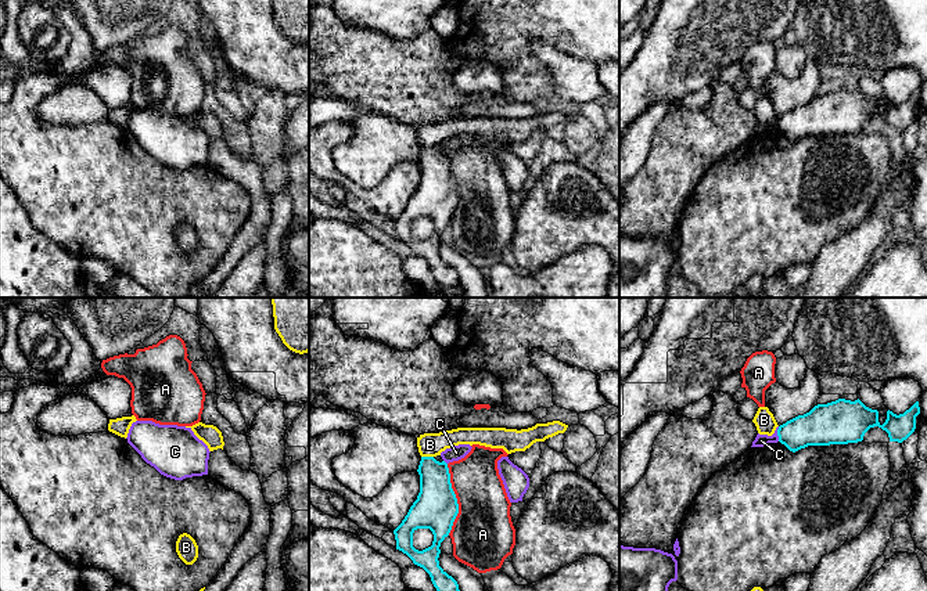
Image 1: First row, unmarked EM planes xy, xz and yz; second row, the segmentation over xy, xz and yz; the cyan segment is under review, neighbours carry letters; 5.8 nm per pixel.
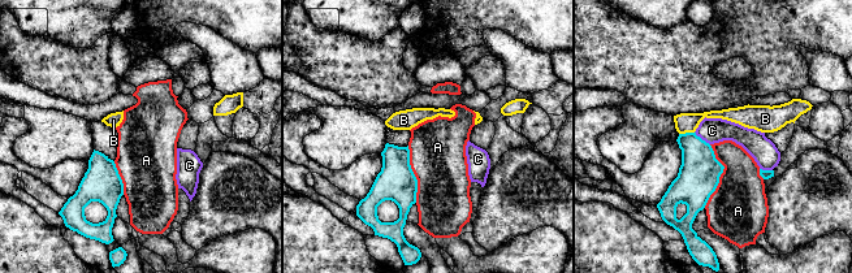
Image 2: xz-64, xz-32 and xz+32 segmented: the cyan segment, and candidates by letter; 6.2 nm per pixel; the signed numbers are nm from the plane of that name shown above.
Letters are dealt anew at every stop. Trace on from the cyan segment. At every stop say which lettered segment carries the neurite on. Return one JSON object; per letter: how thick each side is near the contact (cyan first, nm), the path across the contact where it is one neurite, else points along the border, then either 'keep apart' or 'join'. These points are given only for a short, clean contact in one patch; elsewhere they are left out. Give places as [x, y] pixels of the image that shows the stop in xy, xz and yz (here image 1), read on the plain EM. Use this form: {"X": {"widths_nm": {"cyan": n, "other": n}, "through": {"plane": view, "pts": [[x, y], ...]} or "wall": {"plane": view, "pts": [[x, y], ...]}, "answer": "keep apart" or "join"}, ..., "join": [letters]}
{"A": {"widths_nm": {"cyan": 260, "other": 360}, "answer": "keep apart"}, "B": {"widths_nm": {"cyan": 220, "other": 140}, "answer": "keep apart"}, "C": {"widths_nm": {"cyan": 220, "other": 70}, "answer": "keep apart"}, "join": []}

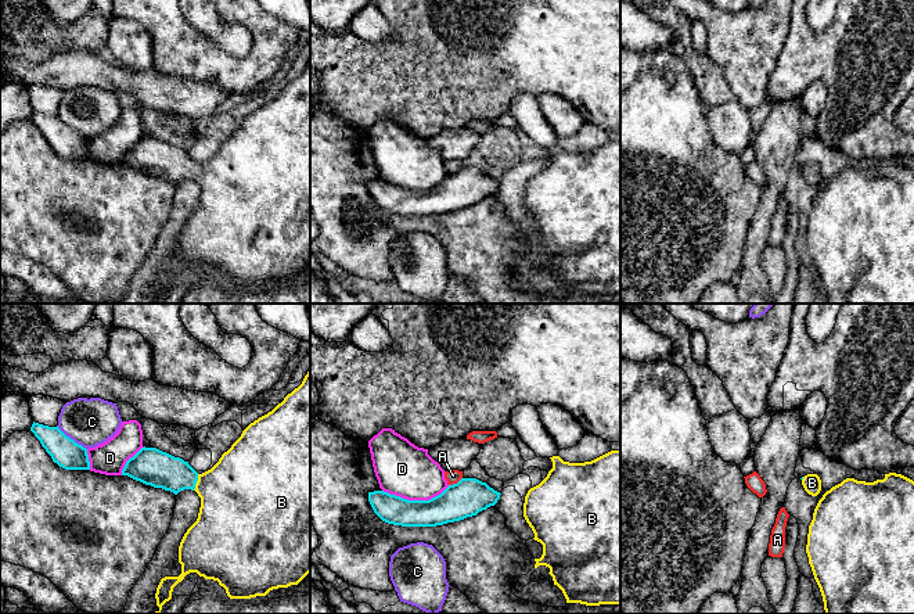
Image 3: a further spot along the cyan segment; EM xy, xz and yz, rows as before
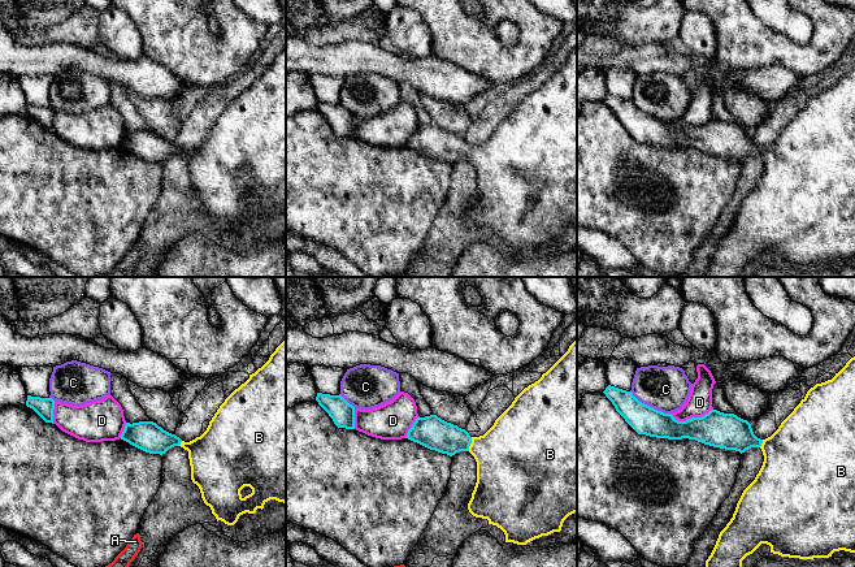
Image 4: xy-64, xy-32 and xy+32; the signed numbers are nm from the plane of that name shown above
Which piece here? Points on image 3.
{"A": {"widths_nm": {"cyan": 220, "other": 80}, "wall": {"plane": "xz", "pts": [[461, 167], [449, 175]]}, "answer": "keep apart"}, "B": {"widths_nm": {"cyan": 220, "other": 420}, "through": {"plane": "xy", "pts": [[158, 158], [183, 165], [195, 172], [237, 183]]}, "answer": "join"}, "C": {"widths_nm": {"cyan": 170, "other": 280}, "answer": "keep apart"}, "D": {"widths_nm": {"cyan": 200, "other": 320}, "answer": "keep apart"}, "join": ["B"]}

